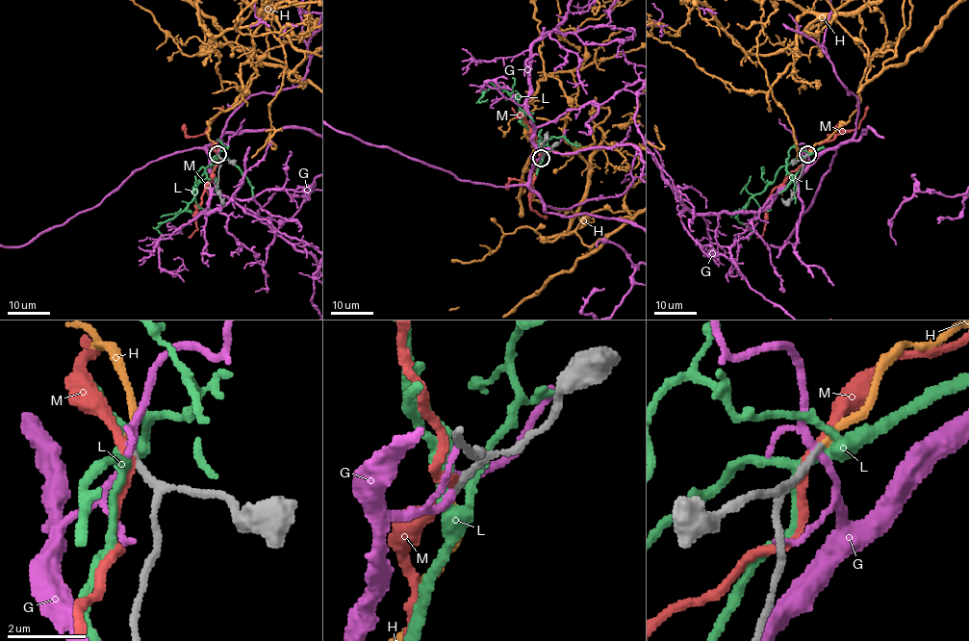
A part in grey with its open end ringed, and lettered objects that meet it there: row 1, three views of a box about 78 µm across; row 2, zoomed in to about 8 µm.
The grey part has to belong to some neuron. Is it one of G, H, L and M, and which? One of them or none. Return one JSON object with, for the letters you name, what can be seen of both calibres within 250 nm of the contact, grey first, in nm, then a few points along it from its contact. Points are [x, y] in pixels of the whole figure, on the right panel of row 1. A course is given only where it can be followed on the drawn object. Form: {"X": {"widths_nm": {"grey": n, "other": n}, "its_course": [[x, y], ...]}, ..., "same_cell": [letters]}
{"H": {"widths_nm": {"grey": 170, "other": 170}}, "same_cell": ["H"]}

